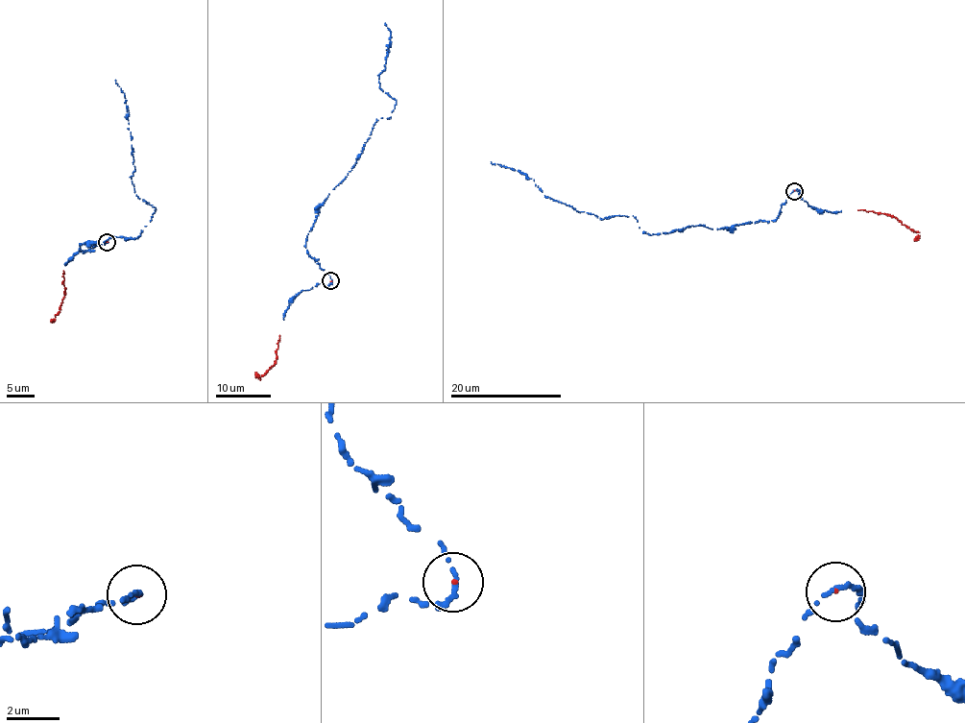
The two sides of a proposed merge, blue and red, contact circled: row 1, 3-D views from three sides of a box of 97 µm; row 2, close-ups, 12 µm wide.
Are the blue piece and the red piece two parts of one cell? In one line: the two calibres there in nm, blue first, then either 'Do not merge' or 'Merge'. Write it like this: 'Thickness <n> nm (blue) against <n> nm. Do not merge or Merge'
Thickness 240 nm (blue) against 70 nm. Merge

